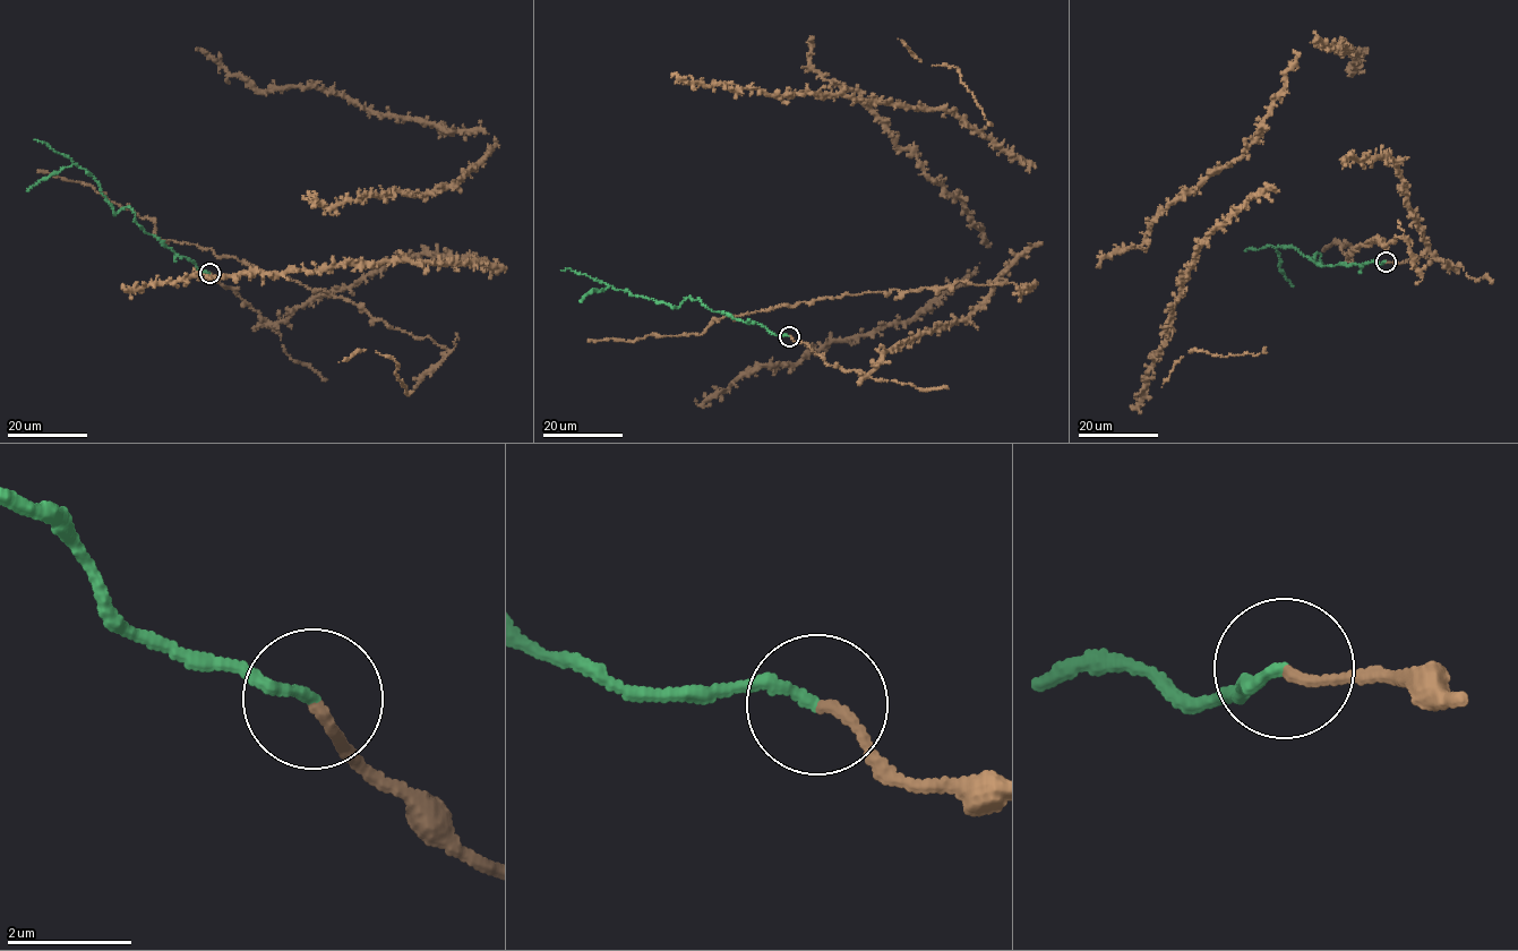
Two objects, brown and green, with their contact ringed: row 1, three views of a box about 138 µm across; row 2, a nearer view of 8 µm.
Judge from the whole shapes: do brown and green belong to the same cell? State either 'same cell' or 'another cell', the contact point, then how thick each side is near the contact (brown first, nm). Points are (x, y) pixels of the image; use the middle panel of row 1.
same cell; place (789, 336); calibres 160 and 180 nm

